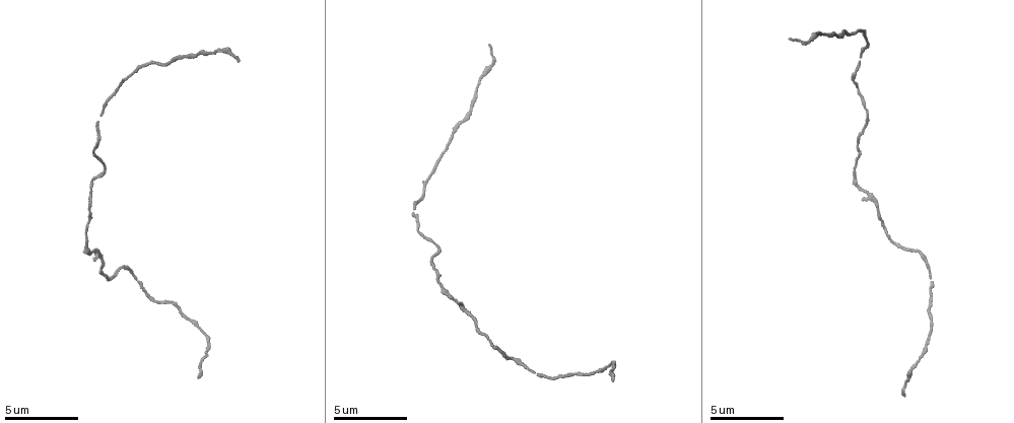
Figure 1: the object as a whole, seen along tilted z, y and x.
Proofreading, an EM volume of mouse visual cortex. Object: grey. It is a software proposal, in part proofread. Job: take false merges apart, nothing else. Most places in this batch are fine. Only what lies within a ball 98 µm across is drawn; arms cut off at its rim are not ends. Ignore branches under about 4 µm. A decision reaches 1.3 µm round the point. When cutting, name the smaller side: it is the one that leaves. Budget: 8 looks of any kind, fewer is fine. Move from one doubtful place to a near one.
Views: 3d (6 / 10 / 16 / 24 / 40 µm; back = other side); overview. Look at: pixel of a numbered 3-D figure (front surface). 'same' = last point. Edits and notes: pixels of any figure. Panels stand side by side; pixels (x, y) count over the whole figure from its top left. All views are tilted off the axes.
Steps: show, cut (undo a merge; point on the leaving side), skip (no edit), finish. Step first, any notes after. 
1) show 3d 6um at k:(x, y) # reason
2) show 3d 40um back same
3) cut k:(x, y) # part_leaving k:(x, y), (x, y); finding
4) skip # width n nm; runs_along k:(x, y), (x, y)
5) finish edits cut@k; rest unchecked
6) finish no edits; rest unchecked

show 3d 10um at 1:(514, 359) # calibre changes

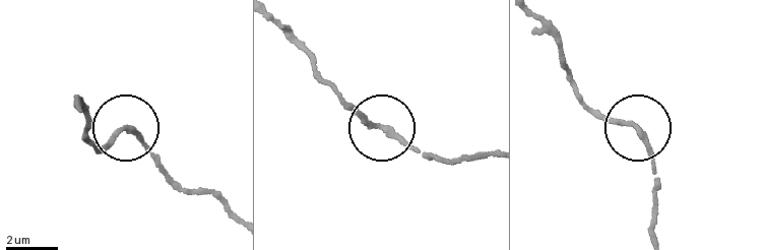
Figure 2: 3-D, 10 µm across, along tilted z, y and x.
skip # runs_along 2:(275, 21), (345, 99), (409, 147), (435, 157); continuous, no second neuron

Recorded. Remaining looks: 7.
show 3d 10um at 1:(866, 114) # narrows sharply

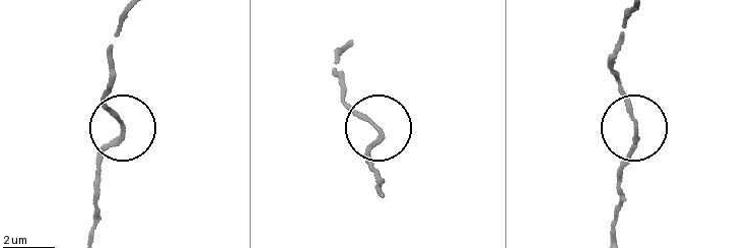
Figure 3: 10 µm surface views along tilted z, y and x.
show 3d 10um back at 3:(634, 124)

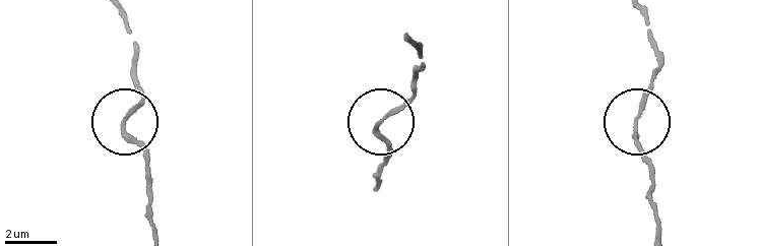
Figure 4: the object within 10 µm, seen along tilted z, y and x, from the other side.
skip # runs_along 4:(148, 188), (144, 149), (126, 128), (139, 91); all the same neuron

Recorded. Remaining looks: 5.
show 3d 10um at 1:(431, 175) # thick turns thin

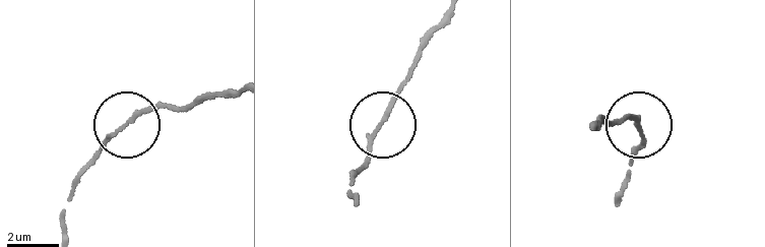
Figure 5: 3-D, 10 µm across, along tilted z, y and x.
show 3d 6um at 5:(129, 125)

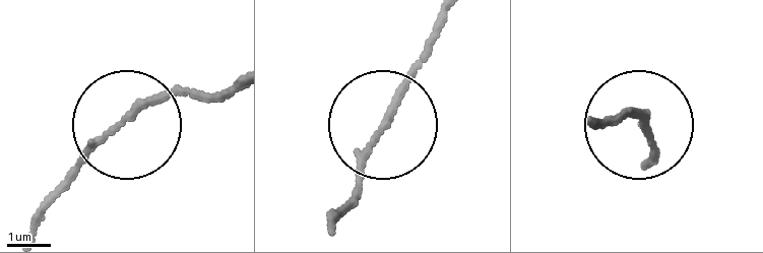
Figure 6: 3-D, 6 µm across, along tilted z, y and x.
cut 6:(172, 89) # a second neuron is stuck on

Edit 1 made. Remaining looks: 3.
show overview

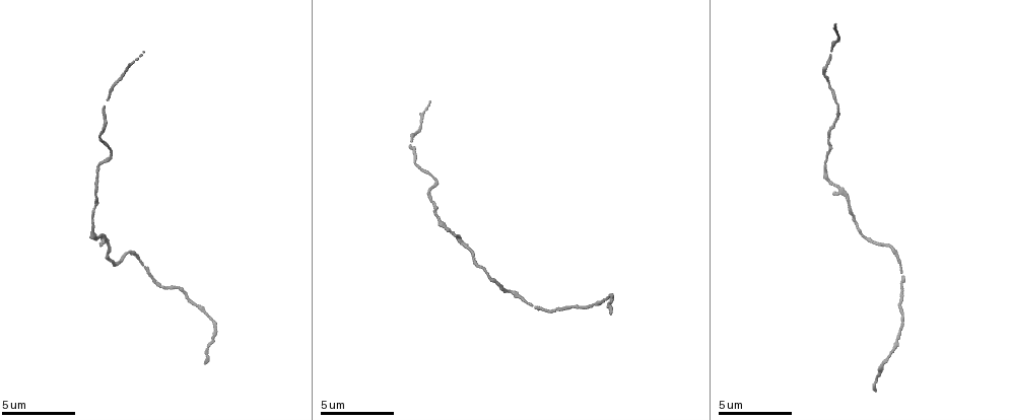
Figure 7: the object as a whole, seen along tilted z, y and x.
show 3d 6um at 7:(845, 197) # two arms at a narrow angle

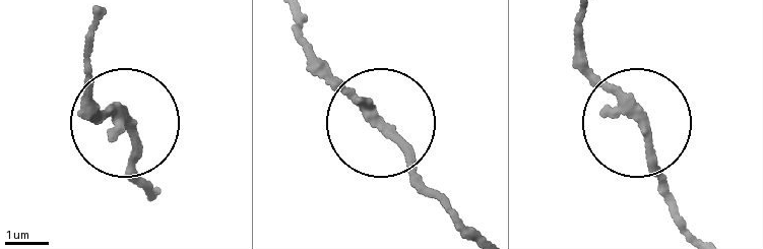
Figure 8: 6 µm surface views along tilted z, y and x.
skip # width 190 nm; runs_along 8:(583, 18), (580, 66), (648, 141), (669, 204); one neuron here

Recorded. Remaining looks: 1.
finish edits cut@6; rest unchecked

